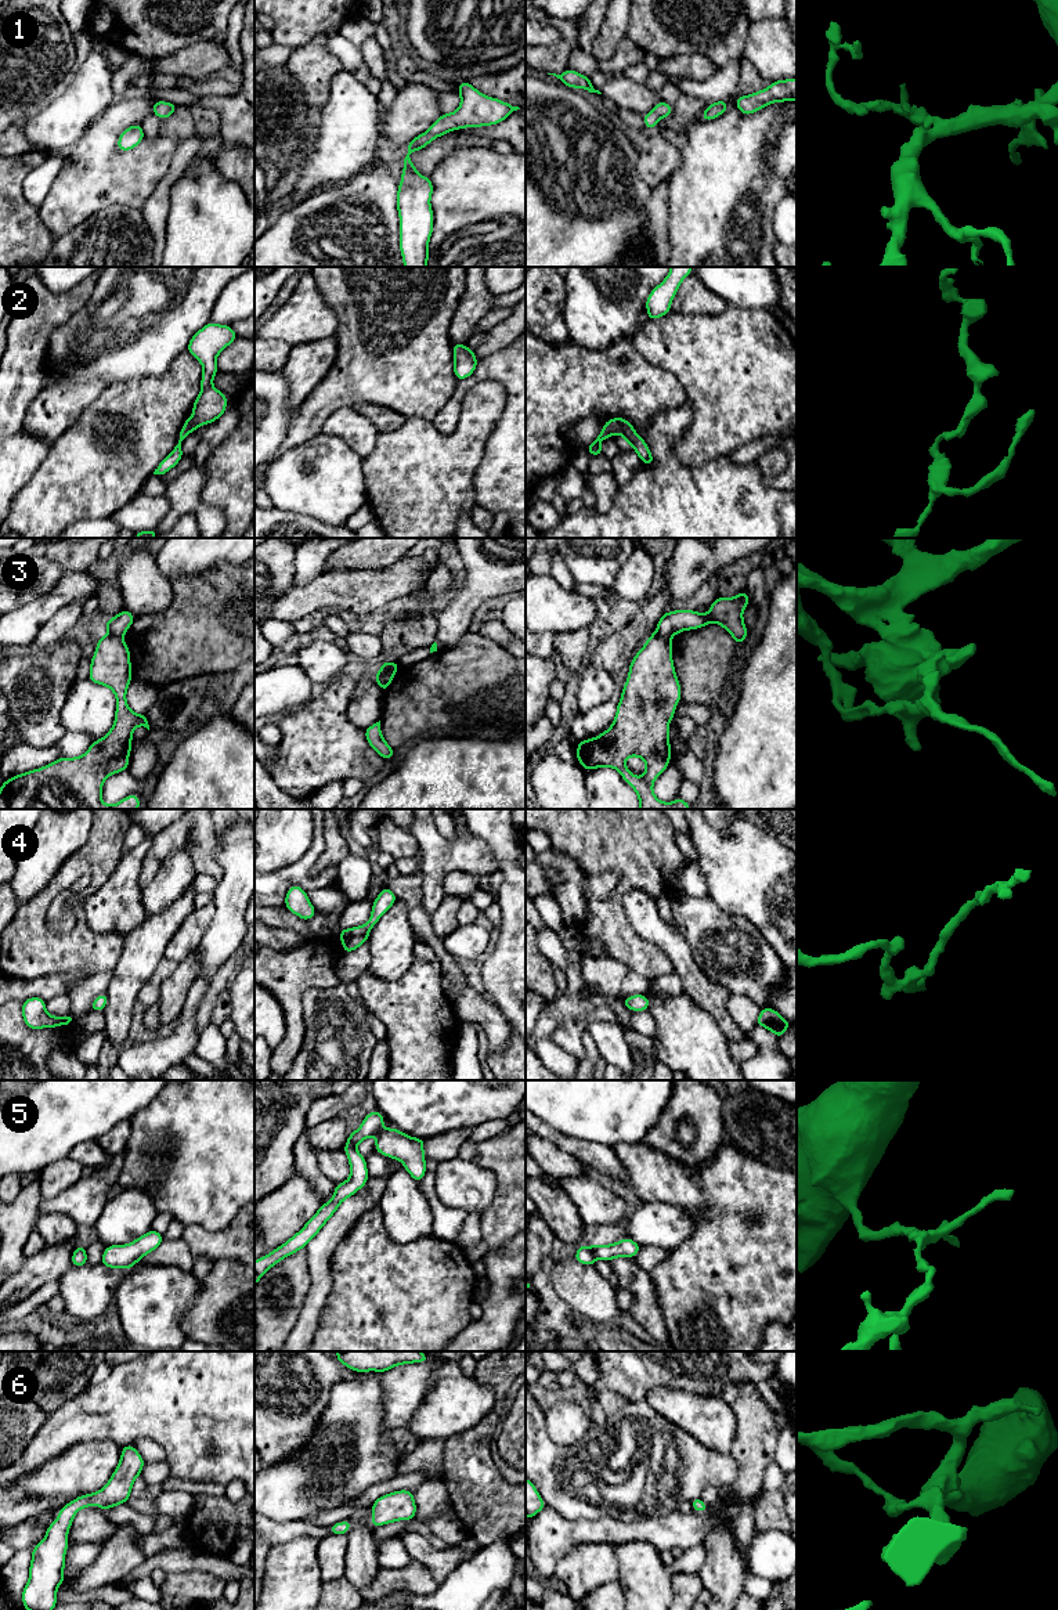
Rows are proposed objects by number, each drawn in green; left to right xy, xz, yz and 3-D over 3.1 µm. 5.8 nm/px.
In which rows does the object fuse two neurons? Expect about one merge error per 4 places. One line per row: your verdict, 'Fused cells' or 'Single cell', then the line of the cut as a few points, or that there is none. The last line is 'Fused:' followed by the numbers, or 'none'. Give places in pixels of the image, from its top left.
1: Single cell. No split
2: Single cell. No split
3: Fused cells. Split along xy (108, 632), (122, 638)
4: Single cell. No split
5: Single cell. No split
6: Single cell. No split
Fused: 3

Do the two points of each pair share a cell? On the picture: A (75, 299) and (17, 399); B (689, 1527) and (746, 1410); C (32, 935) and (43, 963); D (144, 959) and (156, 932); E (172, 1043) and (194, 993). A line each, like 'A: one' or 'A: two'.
A: one
B: two
C: one
D: one
E: one

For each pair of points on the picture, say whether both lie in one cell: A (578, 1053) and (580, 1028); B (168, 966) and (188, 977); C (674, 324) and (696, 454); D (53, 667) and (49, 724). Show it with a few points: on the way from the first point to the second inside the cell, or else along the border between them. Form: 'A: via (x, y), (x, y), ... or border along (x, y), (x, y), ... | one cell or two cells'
A: via (577, 1047), (577, 1033) | one cell
B: border along (179, 963), (177, 968), (162, 984), (161, 999) | two cells
C: via (700, 356), (703, 358), (703, 422) | one cell
D: via (54, 681), (54, 706), (51, 710) | one cell

